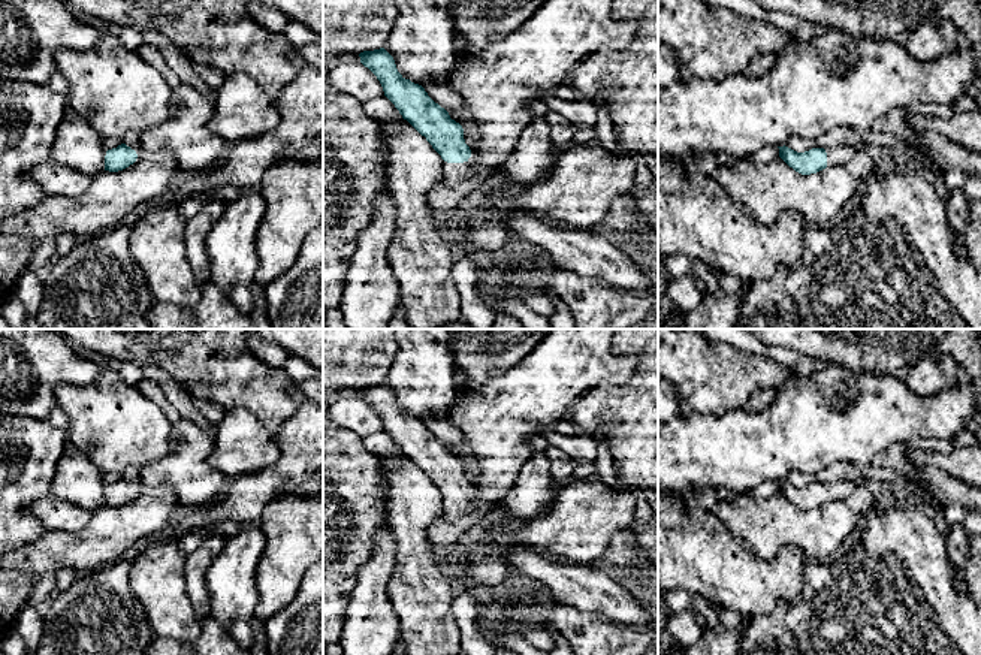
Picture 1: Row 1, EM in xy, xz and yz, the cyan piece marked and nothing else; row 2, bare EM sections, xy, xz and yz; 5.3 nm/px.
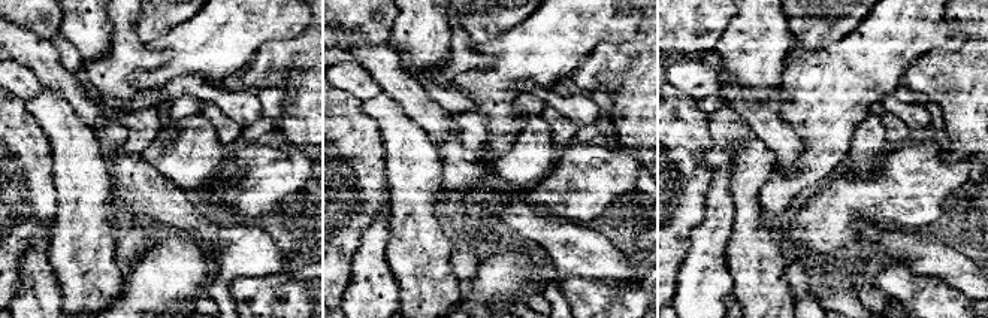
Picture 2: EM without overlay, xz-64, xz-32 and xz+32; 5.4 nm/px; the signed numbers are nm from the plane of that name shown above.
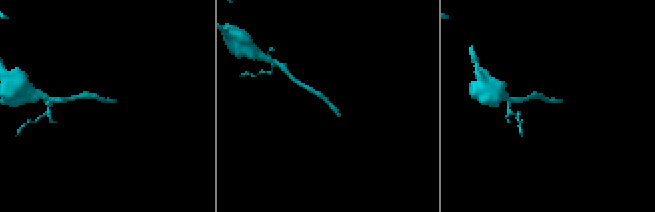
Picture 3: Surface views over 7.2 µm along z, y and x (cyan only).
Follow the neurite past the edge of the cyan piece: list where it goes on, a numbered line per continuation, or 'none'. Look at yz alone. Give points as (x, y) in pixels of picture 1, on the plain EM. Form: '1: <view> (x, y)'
1: yz (836, 489)

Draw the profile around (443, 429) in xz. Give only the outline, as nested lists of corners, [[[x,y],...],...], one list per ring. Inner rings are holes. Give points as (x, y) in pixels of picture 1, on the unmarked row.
[[[426,419],[423,423],[428,431],[447,447],[464,441],[462,432],[458,431],[447,419]]]

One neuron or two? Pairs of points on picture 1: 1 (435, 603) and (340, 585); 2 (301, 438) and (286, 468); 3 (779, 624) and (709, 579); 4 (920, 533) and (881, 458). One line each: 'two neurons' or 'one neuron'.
1: two neurons
2: one neuron
3: two neurons
4: two neurons

